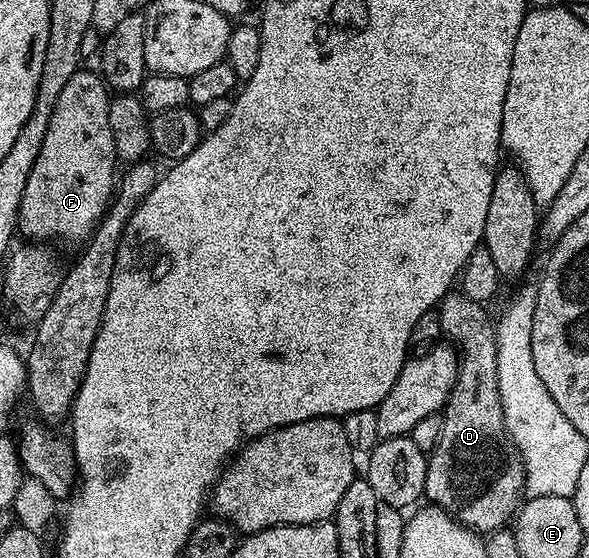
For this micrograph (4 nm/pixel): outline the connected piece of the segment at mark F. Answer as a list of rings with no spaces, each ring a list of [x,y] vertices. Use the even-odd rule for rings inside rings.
[[[76,71],[62,86],[42,150],[38,150],[38,162],[26,178],[18,228],[36,242],[47,241],[47,236],[83,241],[92,235],[114,196],[118,161],[108,113],[110,89],[99,71],[84,71]]]

